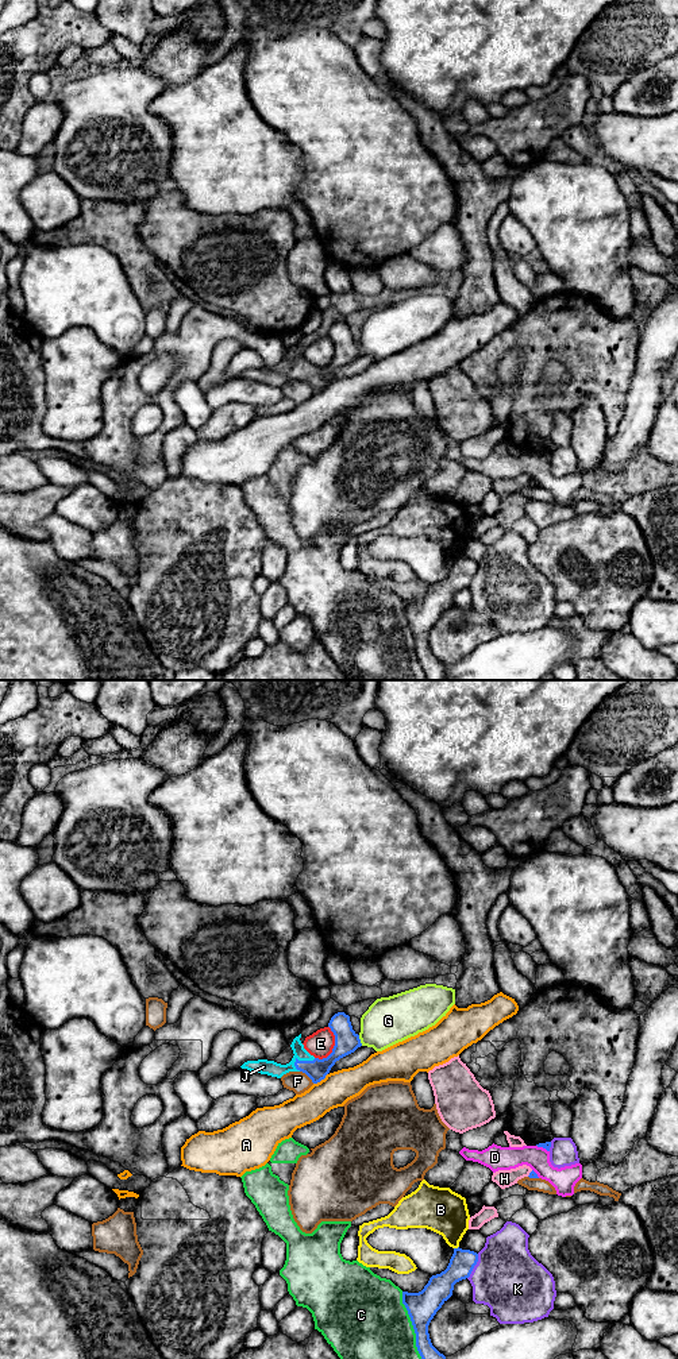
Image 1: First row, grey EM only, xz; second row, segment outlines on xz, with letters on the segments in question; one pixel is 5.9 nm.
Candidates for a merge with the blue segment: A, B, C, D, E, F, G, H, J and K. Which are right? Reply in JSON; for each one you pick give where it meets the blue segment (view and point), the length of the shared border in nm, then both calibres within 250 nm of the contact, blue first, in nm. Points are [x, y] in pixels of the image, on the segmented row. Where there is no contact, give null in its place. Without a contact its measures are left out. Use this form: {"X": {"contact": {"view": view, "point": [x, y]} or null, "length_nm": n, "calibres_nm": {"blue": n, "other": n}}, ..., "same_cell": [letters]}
{"J": {"contact": {"view": "xz", "point": [303, 1061]}, "length_nm": 140, "calibres_nm": {"blue": 120, "other": 90}}, "same_cell": ["J"]}

